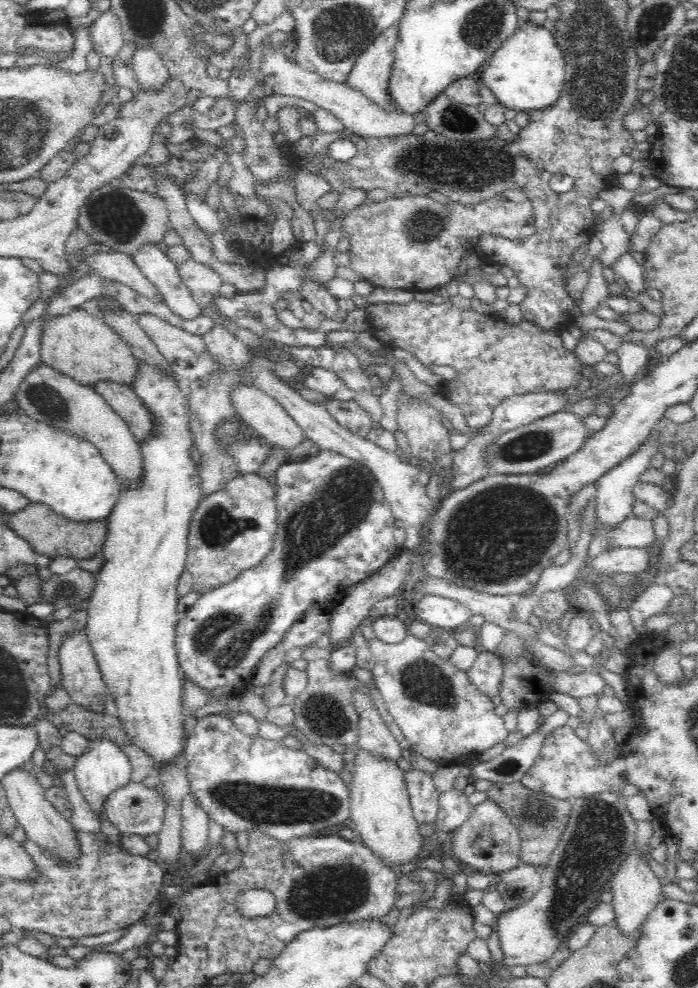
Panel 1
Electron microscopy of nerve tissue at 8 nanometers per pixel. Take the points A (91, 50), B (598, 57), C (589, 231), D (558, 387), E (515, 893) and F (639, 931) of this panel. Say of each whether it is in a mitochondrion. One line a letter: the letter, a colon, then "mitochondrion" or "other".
A: other
B: mitochondrion
C: other
D: other
E: other
F: other

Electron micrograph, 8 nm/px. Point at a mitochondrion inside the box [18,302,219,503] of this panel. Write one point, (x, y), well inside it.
(43, 397)

